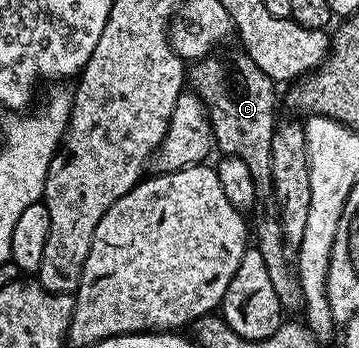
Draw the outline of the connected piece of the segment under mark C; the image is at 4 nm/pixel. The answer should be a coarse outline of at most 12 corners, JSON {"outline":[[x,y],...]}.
{"outline":[[244,52],[187,81],[255,182],[251,237],[282,310],[305,308],[273,198],[275,83]]}

